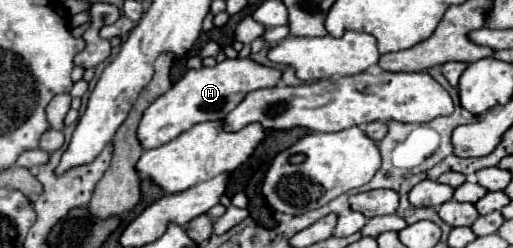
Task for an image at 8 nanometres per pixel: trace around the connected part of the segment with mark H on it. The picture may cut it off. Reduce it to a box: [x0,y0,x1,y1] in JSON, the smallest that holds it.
[138,58,280,150]

